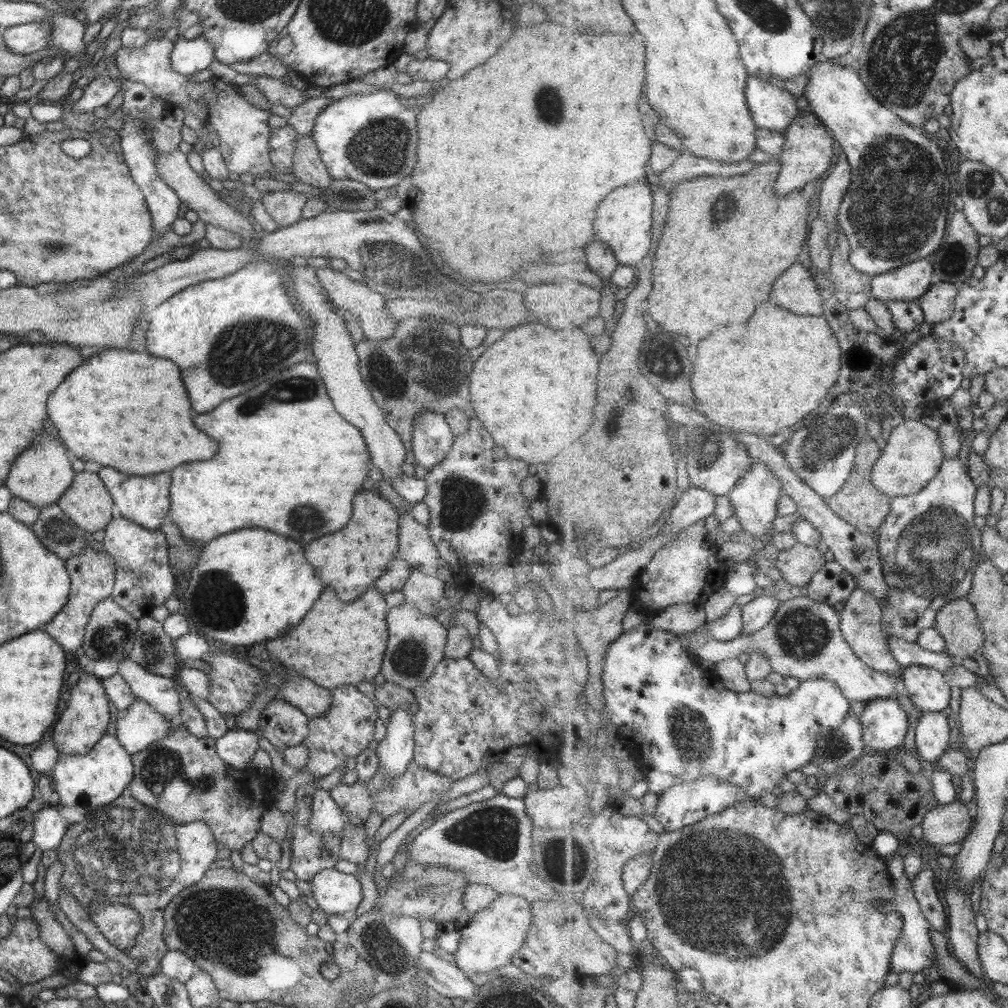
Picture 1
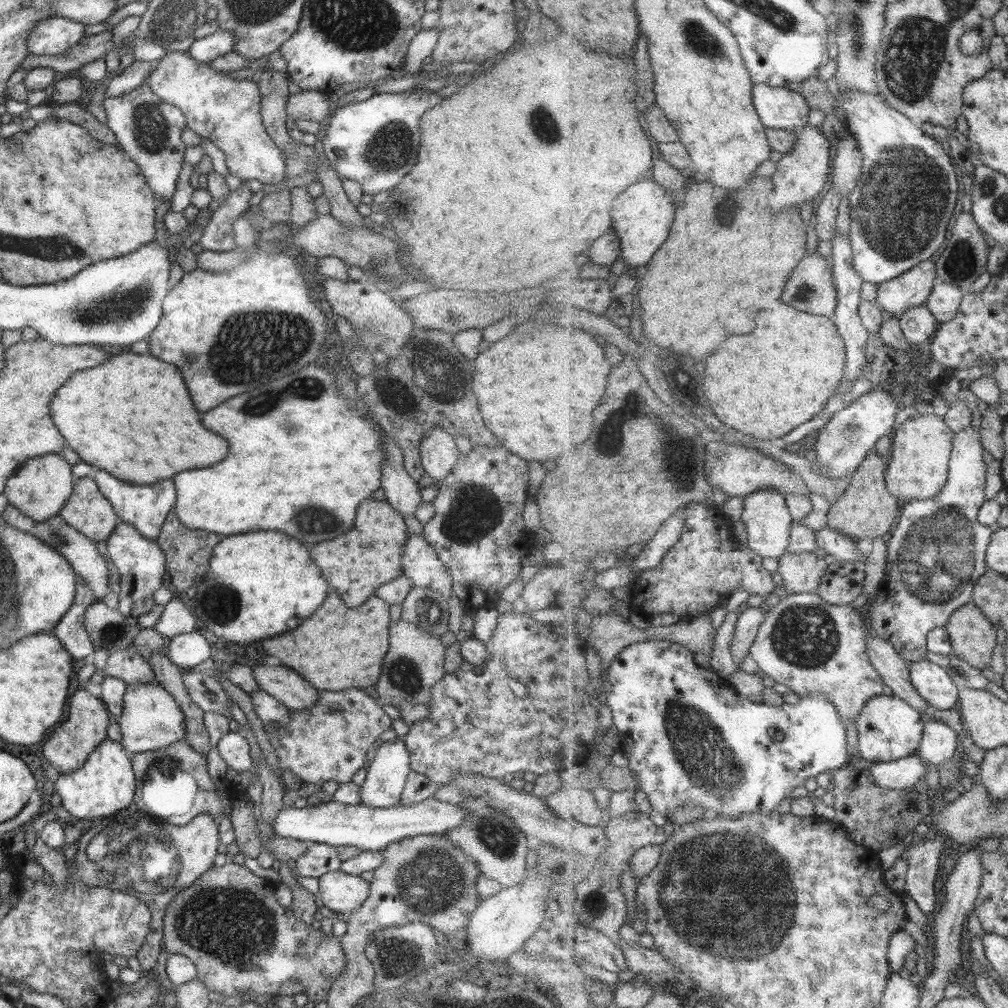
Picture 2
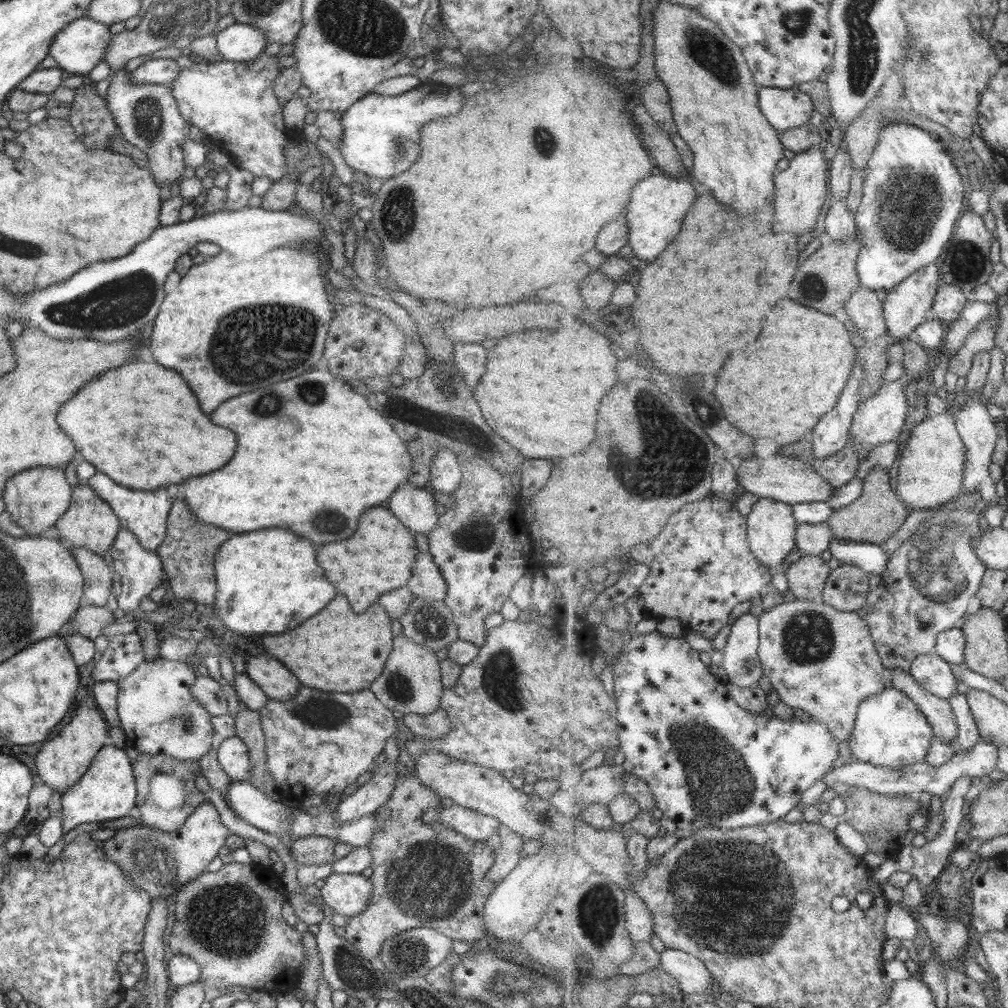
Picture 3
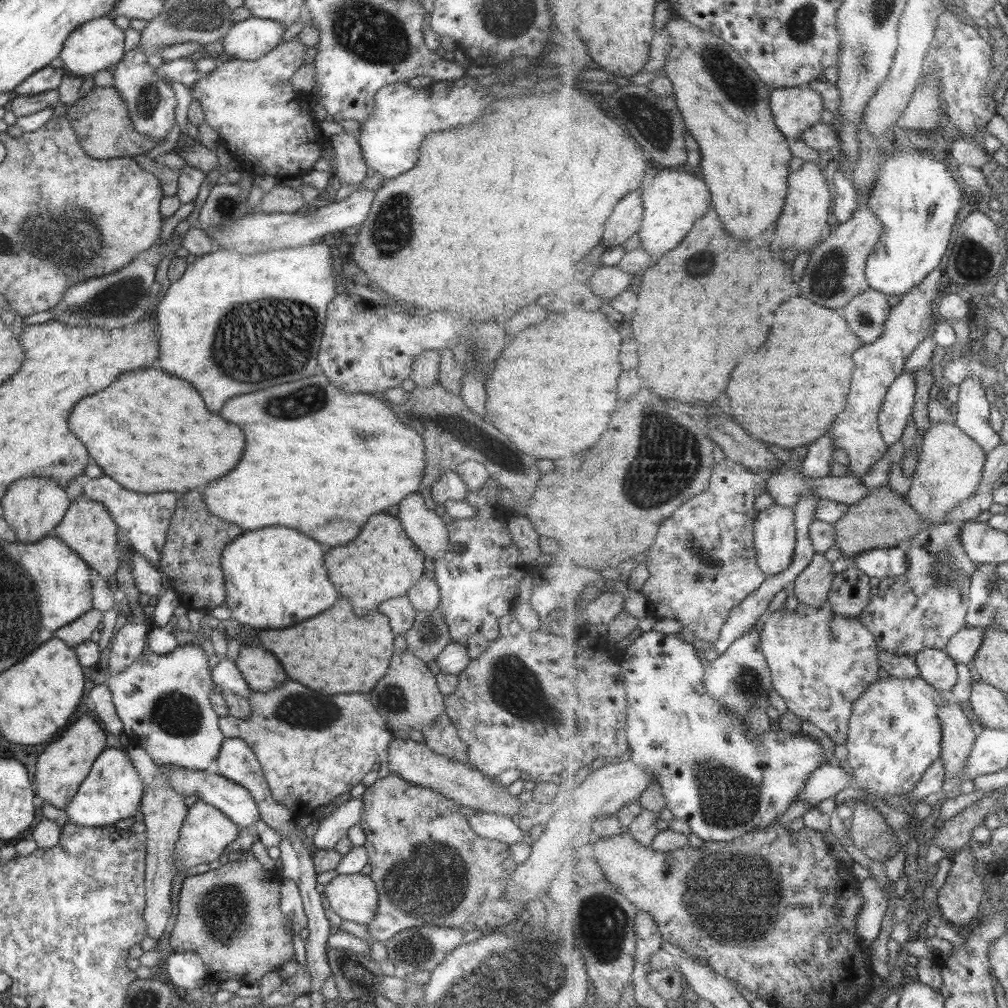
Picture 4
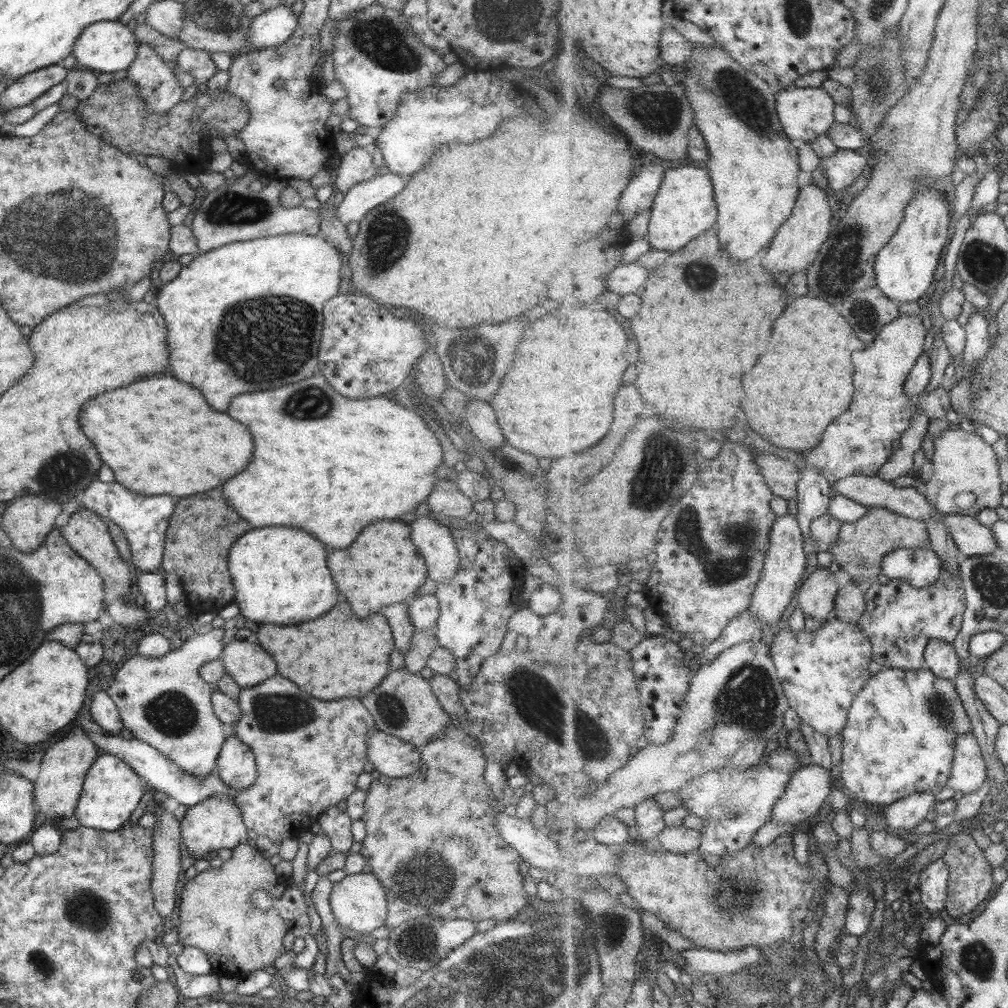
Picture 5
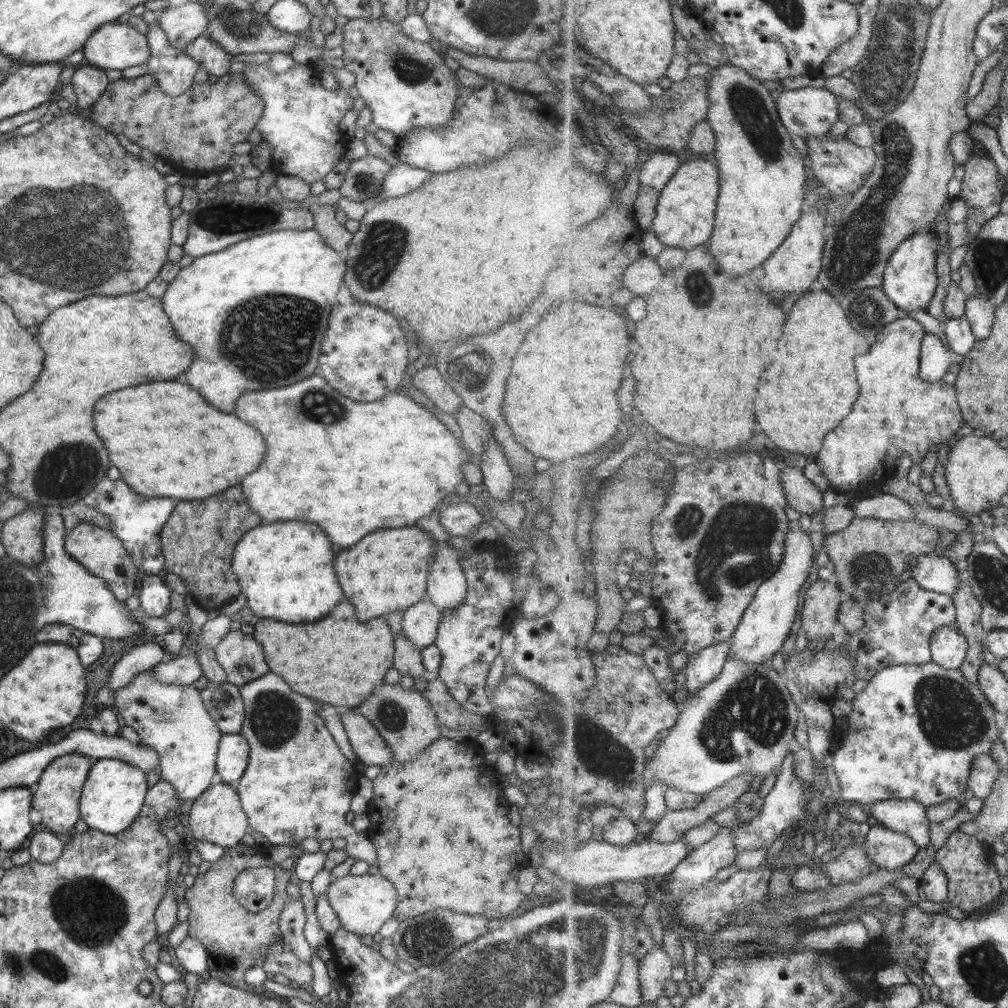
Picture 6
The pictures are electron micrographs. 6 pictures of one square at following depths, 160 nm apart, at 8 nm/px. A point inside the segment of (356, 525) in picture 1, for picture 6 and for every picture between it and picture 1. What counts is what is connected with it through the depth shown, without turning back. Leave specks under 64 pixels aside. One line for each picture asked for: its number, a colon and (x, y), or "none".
2: (356, 562)
3: (378, 557)
4: (380, 563)
5: (381, 567)
6: (385, 571)

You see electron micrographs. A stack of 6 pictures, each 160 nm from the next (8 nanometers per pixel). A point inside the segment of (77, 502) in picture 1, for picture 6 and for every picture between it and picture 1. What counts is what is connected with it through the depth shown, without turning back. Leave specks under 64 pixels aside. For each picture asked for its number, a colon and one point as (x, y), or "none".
2: (86, 510)
3: (88, 522)
4: (87, 528)
5: (86, 534)
6: (98, 550)

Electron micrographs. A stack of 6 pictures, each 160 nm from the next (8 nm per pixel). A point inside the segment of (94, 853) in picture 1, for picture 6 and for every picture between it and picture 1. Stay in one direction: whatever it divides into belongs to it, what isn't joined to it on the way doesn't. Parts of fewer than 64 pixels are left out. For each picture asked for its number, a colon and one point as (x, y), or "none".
2: (150, 860)
3: (157, 862)
4: (205, 833)
5: (214, 824)
6: (216, 817)

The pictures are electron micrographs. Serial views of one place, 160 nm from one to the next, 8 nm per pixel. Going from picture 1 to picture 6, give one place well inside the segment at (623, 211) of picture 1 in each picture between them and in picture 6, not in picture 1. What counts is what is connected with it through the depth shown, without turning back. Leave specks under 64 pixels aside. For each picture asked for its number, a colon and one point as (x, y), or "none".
2: (643, 217)
3: (658, 205)
4: (675, 200)
5: (685, 207)
6: (686, 212)

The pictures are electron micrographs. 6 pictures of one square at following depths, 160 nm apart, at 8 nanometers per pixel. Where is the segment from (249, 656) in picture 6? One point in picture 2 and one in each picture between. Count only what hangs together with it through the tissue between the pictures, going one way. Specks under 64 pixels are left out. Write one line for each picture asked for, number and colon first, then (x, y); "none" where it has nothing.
2: (284, 685)
3: (277, 683)
4: (262, 672)
5: (246, 664)

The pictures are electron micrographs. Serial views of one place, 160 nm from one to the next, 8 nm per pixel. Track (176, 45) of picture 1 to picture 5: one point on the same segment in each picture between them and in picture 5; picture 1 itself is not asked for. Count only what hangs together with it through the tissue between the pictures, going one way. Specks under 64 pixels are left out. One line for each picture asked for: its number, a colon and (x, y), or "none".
2: (205, 49)
3: (238, 42)
4: (249, 39)
5: (272, 27)

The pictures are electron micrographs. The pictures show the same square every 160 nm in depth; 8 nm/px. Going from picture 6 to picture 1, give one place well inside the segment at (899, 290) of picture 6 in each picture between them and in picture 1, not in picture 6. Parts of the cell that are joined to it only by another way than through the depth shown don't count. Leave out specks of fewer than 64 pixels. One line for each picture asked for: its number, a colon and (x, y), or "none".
1: (900, 174)
2: (906, 199)
3: (913, 193)
4: (916, 197)
5: (905, 267)

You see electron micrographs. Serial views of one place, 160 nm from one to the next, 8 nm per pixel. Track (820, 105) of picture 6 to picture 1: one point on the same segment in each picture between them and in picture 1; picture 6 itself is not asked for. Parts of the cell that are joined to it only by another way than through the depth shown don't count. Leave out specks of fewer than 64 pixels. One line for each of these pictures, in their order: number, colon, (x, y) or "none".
1: (773, 108)
2: (779, 107)
3: (785, 108)
4: (796, 109)
5: (806, 113)

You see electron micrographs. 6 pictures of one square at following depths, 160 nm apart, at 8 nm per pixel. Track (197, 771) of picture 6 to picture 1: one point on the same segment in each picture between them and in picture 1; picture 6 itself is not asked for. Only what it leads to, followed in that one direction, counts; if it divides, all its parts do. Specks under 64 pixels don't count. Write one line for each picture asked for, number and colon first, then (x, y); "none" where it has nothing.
1: (139, 725)
2: (150, 719)
3: (156, 712)
4: (162, 701)
5: (163, 701)

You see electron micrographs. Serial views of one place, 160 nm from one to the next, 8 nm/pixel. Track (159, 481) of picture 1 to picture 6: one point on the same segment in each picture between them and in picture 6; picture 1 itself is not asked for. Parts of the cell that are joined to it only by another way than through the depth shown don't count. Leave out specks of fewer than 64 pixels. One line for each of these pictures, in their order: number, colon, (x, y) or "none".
2: (144, 507)
3: (144, 513)
4: (142, 519)
5: (143, 520)
6: (136, 521)

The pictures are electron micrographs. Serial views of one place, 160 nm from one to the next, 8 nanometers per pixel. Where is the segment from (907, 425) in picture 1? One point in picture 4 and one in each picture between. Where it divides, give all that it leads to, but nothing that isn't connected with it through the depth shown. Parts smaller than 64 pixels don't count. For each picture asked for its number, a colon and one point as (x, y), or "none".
2: (919, 466)
3: (932, 469)
4: (950, 467)

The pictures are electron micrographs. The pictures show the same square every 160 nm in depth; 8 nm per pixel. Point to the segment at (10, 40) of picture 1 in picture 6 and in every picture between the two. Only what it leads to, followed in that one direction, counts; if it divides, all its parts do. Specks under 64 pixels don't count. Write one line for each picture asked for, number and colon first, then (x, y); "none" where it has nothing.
2: (51, 35)
3: (76, 48)
4: (96, 44)
5: (105, 46)
6: (113, 46)

